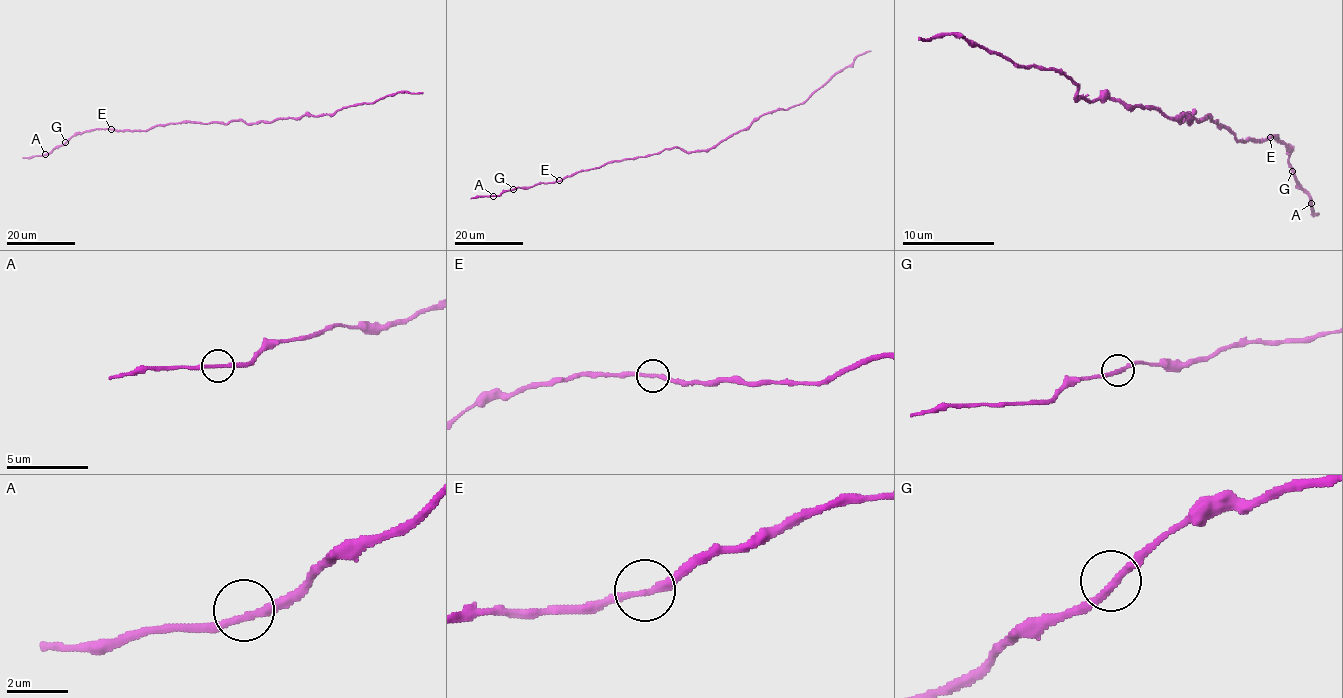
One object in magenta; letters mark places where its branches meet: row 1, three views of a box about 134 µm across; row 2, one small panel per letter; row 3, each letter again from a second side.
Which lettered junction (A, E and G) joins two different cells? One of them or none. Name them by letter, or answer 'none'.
none

